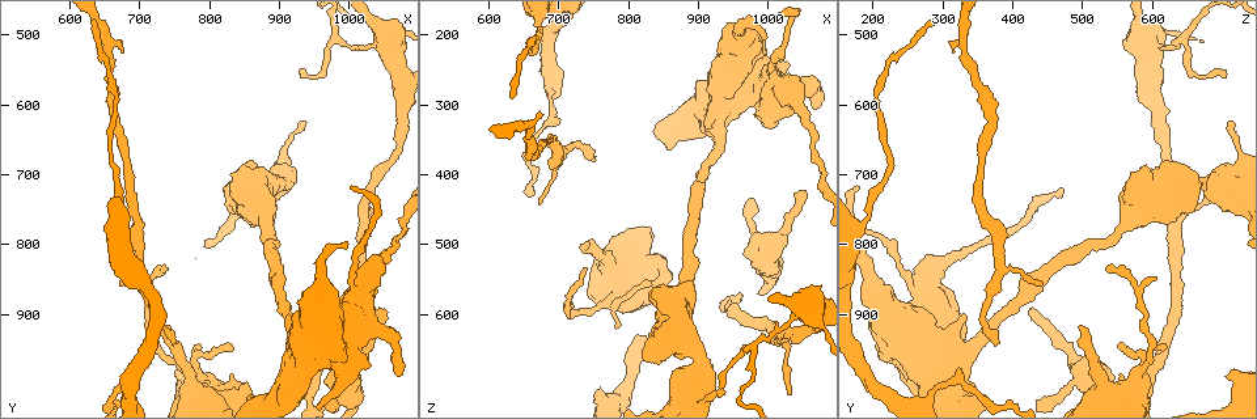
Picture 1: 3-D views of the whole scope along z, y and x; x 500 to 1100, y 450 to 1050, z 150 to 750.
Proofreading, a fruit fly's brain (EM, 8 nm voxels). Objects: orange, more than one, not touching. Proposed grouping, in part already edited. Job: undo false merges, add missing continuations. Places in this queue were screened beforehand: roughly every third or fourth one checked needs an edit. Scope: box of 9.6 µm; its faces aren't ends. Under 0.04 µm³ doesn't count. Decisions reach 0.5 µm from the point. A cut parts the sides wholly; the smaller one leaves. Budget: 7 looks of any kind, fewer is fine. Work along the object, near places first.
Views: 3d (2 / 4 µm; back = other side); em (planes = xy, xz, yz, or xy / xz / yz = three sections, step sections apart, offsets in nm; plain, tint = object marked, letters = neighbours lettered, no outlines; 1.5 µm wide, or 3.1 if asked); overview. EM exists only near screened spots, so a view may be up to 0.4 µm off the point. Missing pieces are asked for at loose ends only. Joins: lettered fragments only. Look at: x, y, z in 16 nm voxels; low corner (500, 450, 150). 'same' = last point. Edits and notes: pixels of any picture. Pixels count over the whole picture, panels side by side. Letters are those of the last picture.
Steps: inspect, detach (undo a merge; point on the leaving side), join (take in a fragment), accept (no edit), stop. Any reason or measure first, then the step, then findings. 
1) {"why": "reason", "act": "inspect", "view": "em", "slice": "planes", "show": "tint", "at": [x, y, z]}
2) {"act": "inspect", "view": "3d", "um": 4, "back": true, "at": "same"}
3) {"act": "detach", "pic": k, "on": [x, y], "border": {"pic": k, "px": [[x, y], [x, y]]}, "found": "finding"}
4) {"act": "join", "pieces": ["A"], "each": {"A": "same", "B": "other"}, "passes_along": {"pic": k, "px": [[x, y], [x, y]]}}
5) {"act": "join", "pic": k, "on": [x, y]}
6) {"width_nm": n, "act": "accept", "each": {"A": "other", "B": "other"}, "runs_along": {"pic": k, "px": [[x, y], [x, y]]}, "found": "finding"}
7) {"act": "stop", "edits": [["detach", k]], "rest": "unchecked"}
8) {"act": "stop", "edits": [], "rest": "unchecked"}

{"why": "free end", "act": "inspect", "view": "em", "slice": "planes", "show": "letters", "at": [850, 1020, 360]}

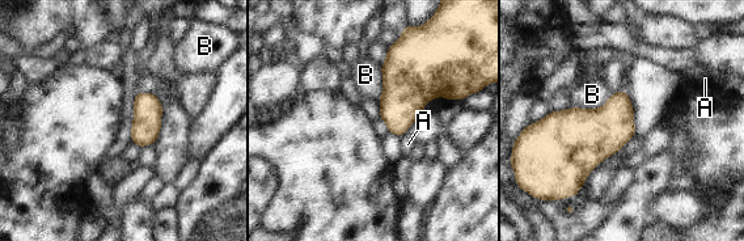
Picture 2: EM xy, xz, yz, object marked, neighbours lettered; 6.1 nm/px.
{"act": "accept", "each": {"A": "other", "B": "other"}, "border": {"pic": 2, "px": [[611, 93], [595, 109], [573, 108]]}, "found": "none of them fits"}

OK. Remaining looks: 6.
{"why": "branch stops here", "act": "inspect", "view": "3d", "um": 2, "at": [1055, 895, 425]}

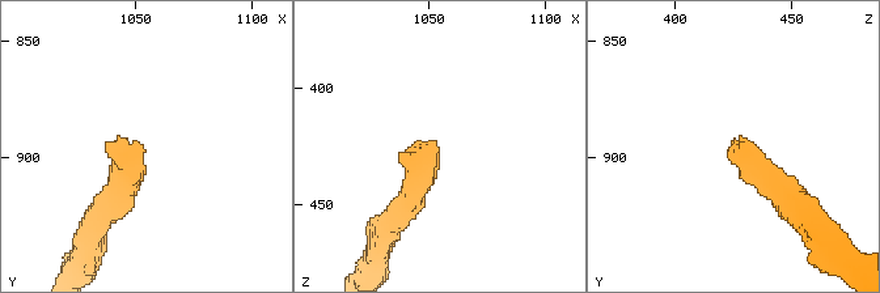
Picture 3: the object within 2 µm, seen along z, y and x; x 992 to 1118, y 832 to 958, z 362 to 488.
{"act": "inspect", "view": "em", "slice": "planes", "show": "letters", "at": [1050, 891, 425]}

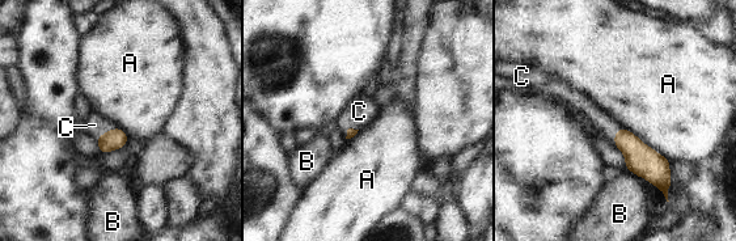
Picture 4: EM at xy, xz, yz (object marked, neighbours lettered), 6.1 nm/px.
{"act": "join", "pieces": ["C"], "each": {"A": "other", "B": "other", "C": "same"}, "found": "the neuron continues"}

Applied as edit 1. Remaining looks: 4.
{"act": "inspect", "view": "overview"}

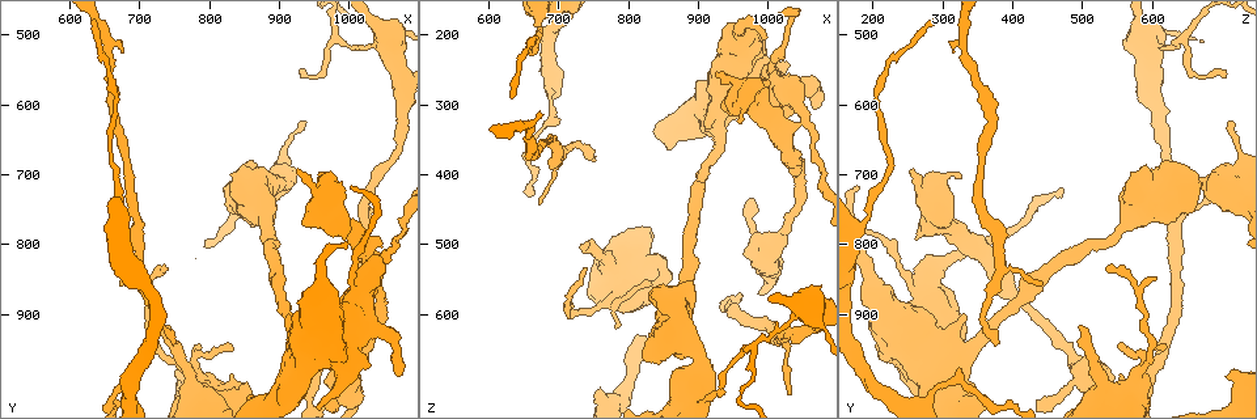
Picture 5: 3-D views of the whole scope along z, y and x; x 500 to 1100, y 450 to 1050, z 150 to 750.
{"why": "sudden change in width", "act": "inspect", "view": "3d", "um": 4, "at": [1010, 865, 260]}

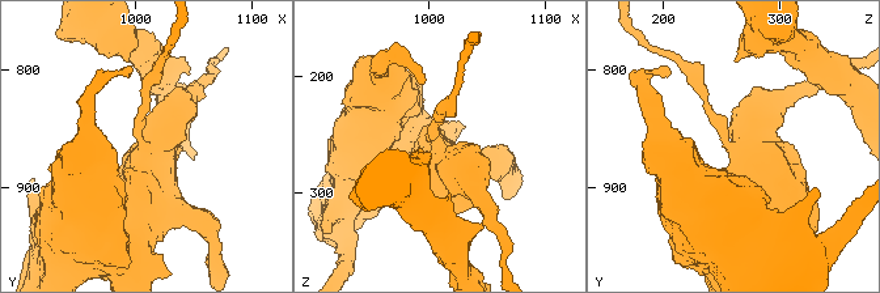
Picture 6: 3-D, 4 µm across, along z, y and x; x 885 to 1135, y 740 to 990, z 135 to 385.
{"arms": 3, "why": "need the tissue", "act": "inspect", "view": "em", "slice": "xy", "step": 8, "show": "letters", "at": [1010, 866, 258]}

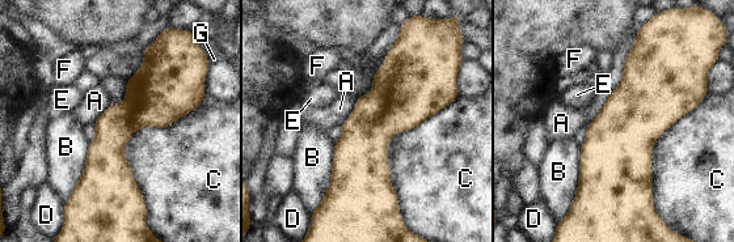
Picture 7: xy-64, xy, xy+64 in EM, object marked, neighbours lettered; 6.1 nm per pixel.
{"why": "another direction", "act": "inspect", "view": "em", "slice": "planes", "show": "letters", "at": "same"}

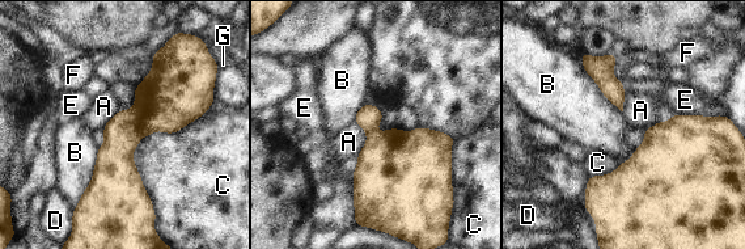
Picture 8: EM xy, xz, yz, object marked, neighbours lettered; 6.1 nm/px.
{"longest_contact_nm": ["C", 650], "act": "accept", "each": {"A": "other", "B": "other", "C": "other", "D": "other", "E": "other", "F": "other", "G": "other"}, "border": {"pic": 8, "px": [[354, 121], [365, 134], [358, 155]]}, "found": "continuous, no second neuron"}

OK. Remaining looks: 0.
{"act": "stop", "edits": [["join", 4]], "rest": "unchecked"}

